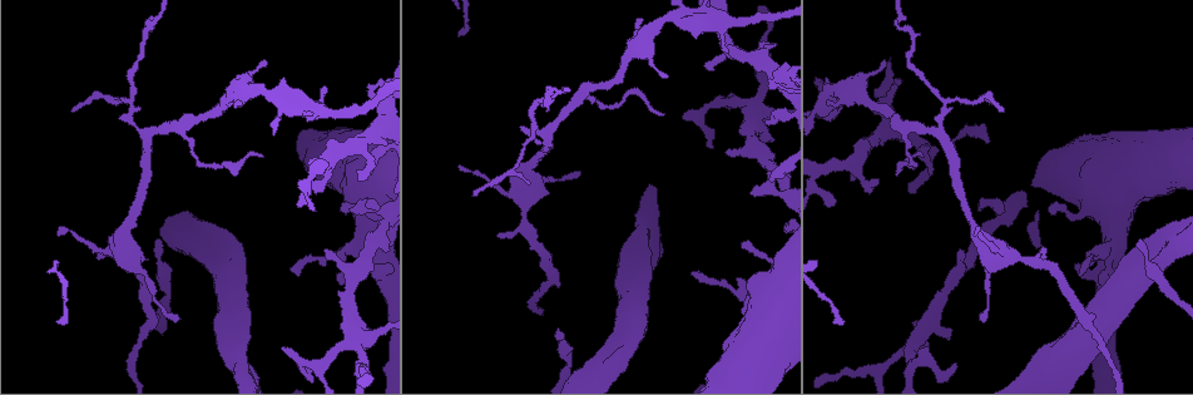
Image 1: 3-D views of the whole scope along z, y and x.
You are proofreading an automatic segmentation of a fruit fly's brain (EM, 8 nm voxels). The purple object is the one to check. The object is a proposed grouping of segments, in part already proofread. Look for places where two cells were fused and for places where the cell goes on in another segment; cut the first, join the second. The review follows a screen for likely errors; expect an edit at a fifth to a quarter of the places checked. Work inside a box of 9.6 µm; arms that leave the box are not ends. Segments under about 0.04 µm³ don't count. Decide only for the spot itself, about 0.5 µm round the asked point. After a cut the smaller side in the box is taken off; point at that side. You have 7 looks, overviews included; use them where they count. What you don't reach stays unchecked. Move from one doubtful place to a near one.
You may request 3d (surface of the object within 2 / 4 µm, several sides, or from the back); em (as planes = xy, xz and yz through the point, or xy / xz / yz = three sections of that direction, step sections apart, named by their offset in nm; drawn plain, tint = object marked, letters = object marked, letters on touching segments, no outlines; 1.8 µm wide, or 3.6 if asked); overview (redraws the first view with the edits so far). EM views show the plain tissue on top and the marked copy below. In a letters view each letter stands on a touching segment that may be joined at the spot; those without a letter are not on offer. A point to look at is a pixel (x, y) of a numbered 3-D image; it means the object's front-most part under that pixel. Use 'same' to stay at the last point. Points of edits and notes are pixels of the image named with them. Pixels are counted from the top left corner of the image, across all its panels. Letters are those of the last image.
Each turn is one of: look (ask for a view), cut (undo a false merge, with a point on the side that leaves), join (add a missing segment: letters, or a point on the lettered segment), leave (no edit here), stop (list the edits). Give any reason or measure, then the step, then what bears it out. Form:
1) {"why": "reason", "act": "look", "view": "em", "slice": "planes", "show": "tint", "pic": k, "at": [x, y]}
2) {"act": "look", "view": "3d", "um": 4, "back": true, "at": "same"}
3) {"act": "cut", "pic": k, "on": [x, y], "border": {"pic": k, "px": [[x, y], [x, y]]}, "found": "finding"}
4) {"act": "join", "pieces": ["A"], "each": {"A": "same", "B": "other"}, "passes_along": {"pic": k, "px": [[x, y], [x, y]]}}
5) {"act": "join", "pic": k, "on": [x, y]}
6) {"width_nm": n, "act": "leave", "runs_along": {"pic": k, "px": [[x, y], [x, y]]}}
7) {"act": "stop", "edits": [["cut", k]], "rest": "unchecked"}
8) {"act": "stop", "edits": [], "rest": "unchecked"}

{"why": "thin end", "act": "look", "view": "em", "slice": "xz", "step": 16, "show": "tint", "pic": 1, "at": [696, 272]}

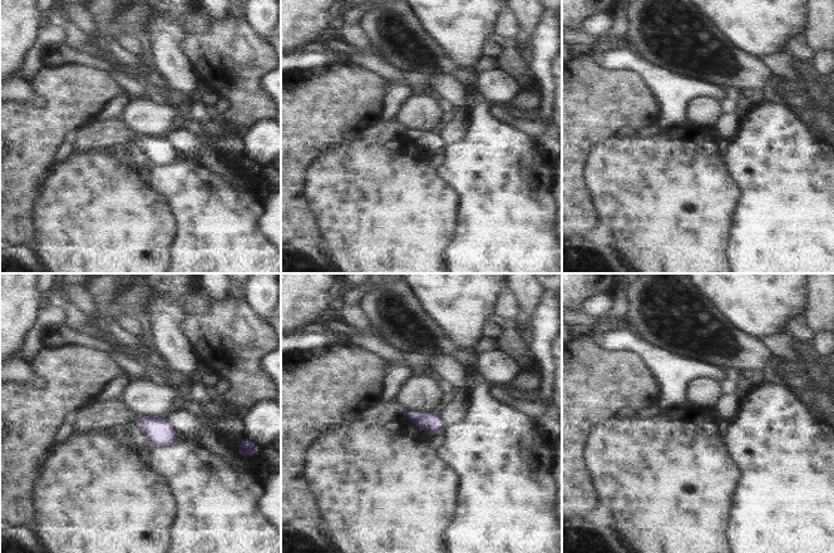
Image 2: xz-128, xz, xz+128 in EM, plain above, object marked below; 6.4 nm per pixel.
{"act": "look", "view": "em", "slice": "planes", "show": "letters", "at": "same"}

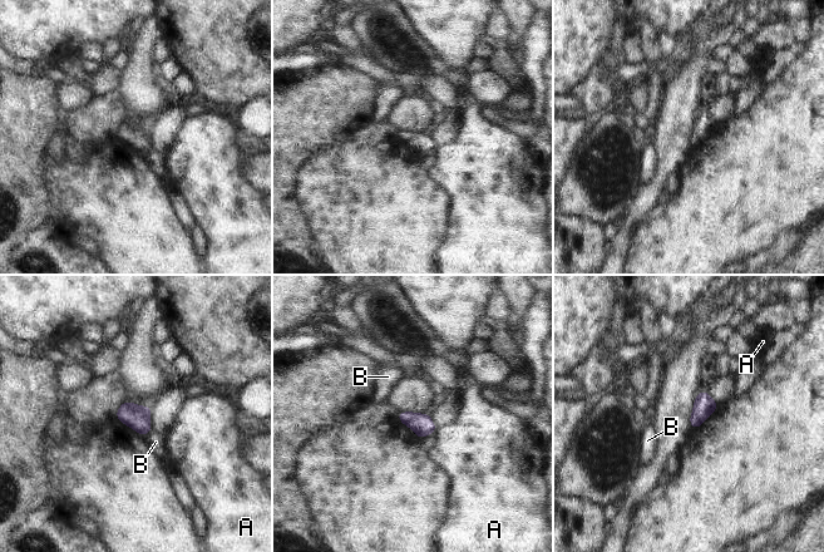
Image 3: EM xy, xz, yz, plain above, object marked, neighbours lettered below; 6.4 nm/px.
{"width_nm": 140, "act": "leave", "each": {"A": "other", "B": "other"}, "border": {"pic": 3, "px": [[151, 430], [144, 437]]}, "found": "no lettered segment goes on from it"}

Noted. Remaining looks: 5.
{"why": "four arms meet", "act": "look", "view": "3d", "um": 4, "pic": 1, "at": [917, 341]}

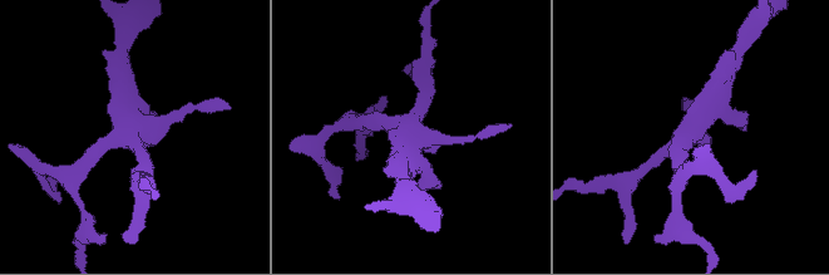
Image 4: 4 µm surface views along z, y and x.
{"act": "look", "view": "em", "slice": "planes", "show": "tint", "pic": 4, "at": [686, 130]}

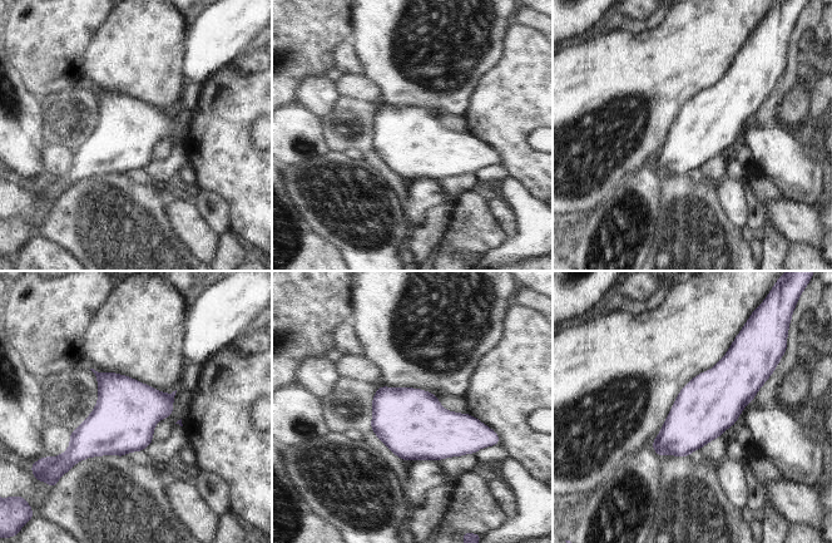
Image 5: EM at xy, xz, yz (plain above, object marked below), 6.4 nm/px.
{"why": "see the neighbours", "act": "look", "view": "em", "slice": "planes", "show": "letters", "at": "same"}

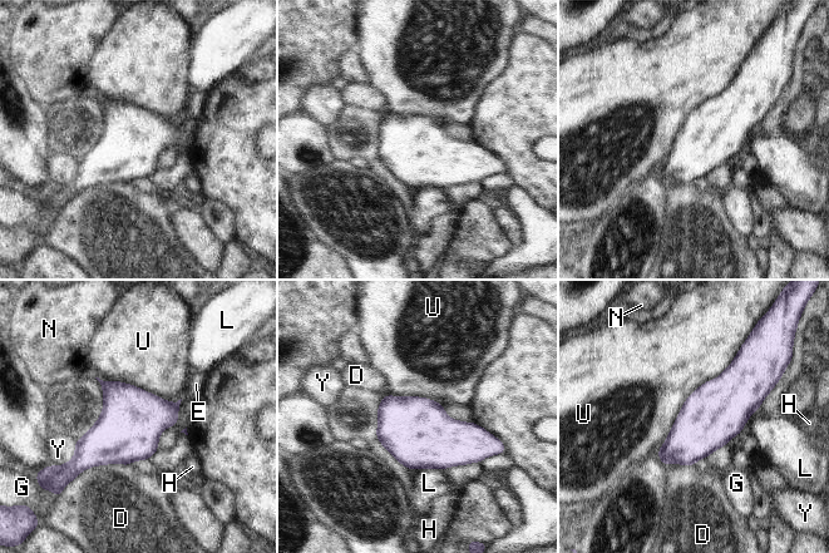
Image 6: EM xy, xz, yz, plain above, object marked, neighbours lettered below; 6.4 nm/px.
{"act": "leave", "each": {"D": "other", "E": "other", "G": "other", "H": "other", "L": "other", "N": "other", "U": "other", "Y": "other"}, "border": {"pic": 6, "px": [[743, 345], [686, 399], [656, 452]]}, "found": "continuous, no second cell"}

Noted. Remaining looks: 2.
{"why": "an open end", "act": "look", "view": "3d", "um": 4, "back": true, "pic": 1, "at": [1051, 213]}

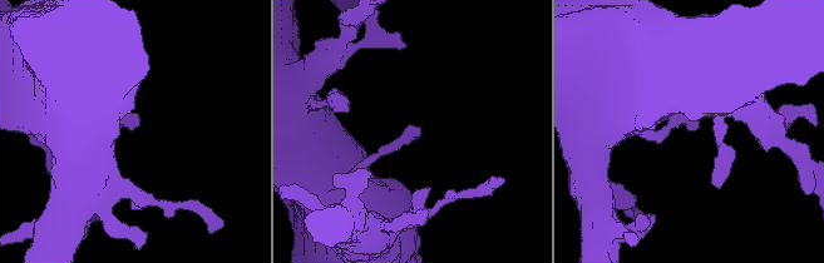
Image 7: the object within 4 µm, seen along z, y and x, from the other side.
{"why": "need the tissue", "act": "look", "view": "em", "um": 3.6, "slice": "planes", "show": "letters", "pic": 7, "at": [420, 128]}

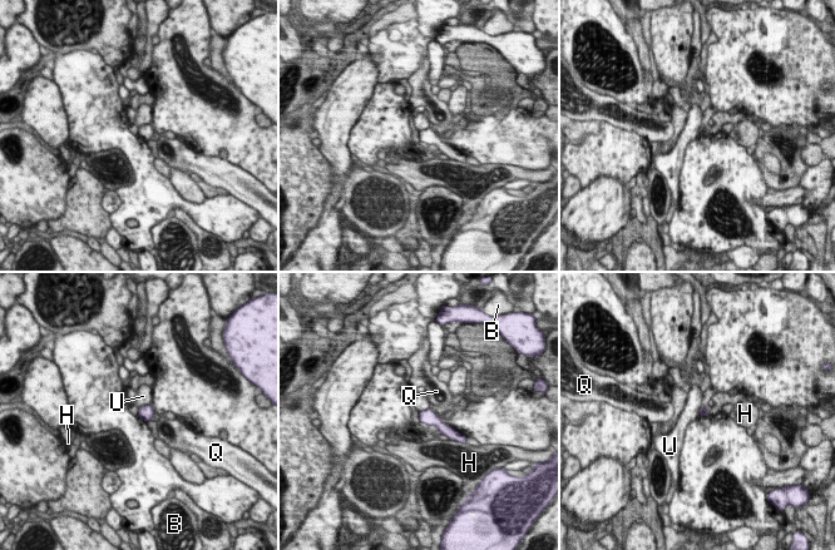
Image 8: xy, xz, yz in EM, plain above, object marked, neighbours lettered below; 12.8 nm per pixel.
{"width_nm": 100, "act": "leave", "each": {"B": "other", "H": "other", "Q": "other", "U": "other"}, "border": {"pic": 8, "px": [[151, 402], [139, 409]]}, "found": "none of them fits"}

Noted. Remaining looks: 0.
{"act": "stop", "edits": [], "rest": "unchecked"}

